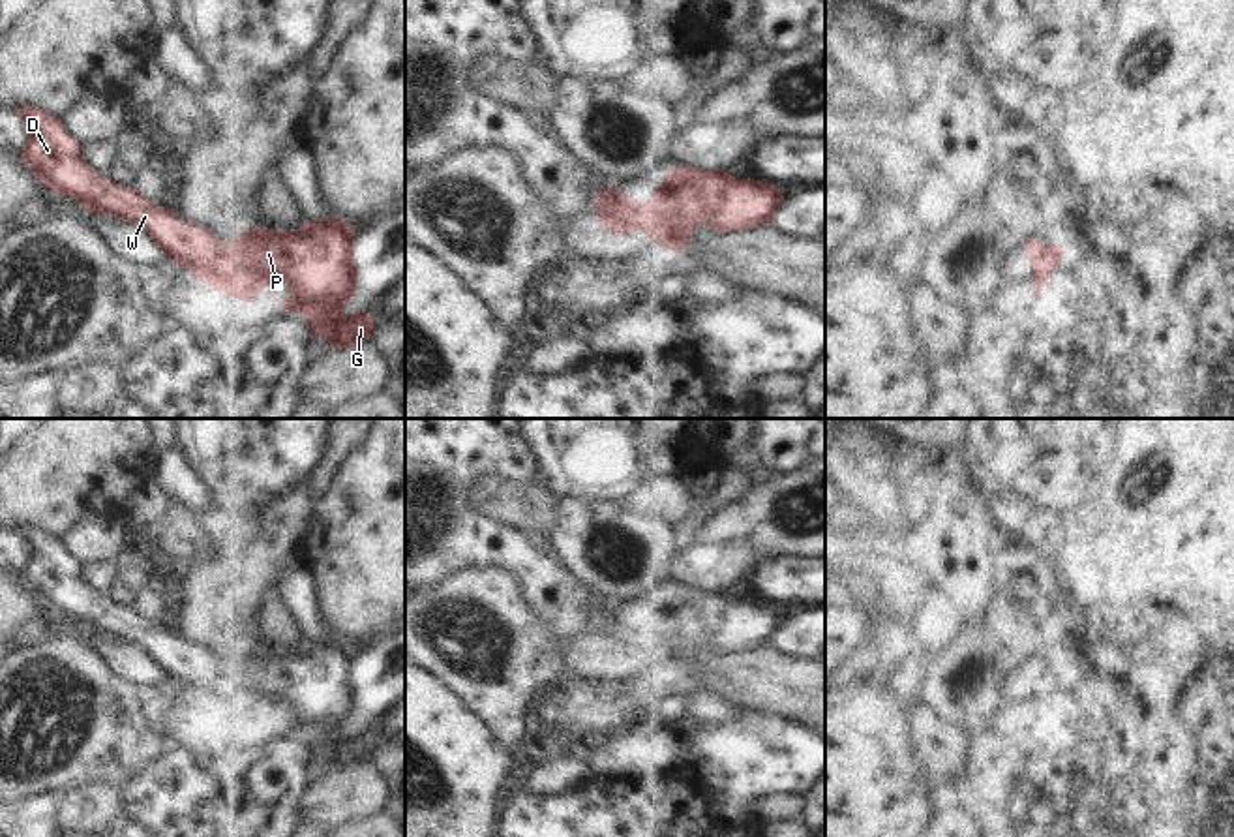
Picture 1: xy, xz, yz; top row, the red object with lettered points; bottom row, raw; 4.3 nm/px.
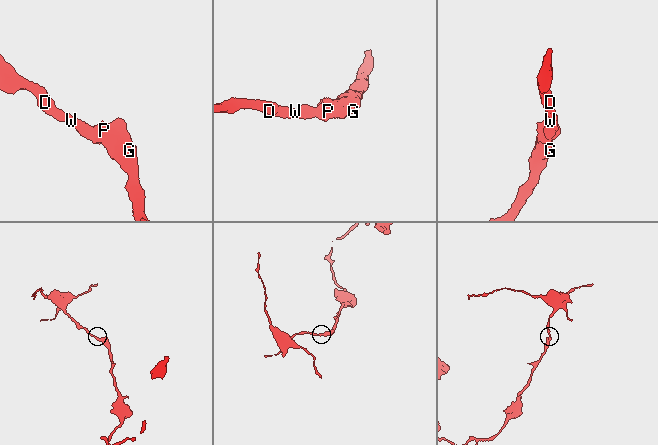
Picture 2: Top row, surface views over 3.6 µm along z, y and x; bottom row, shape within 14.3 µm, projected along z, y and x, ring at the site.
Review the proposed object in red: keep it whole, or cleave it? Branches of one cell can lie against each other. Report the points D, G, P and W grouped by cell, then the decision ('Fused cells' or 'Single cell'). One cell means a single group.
Groups: D G P W. Single cell

